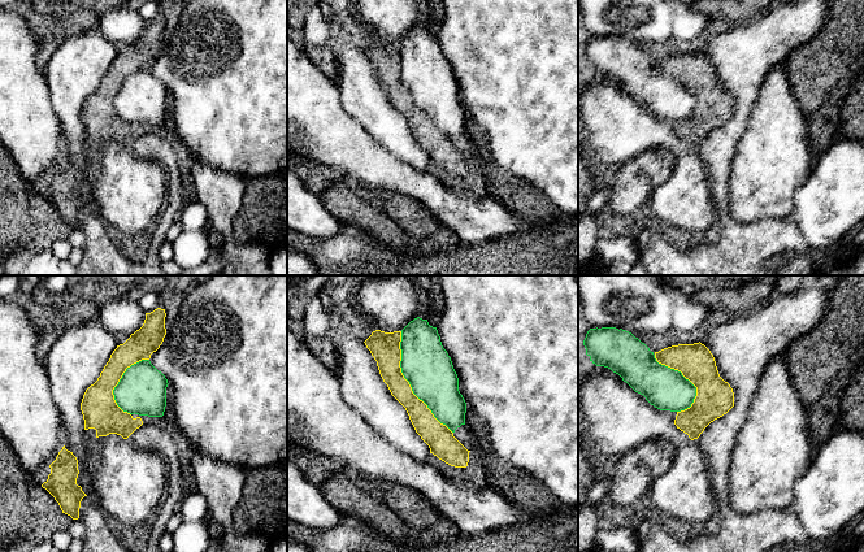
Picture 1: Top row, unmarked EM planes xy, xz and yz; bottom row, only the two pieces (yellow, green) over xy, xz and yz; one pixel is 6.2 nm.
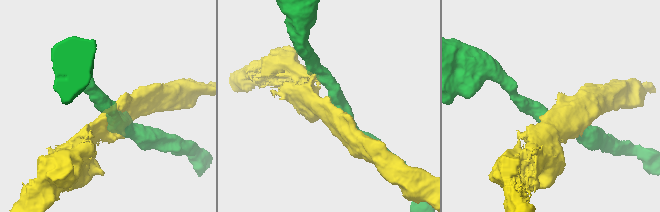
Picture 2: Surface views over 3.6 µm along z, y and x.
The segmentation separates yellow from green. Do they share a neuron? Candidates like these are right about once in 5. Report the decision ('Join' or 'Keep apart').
Keep apart

